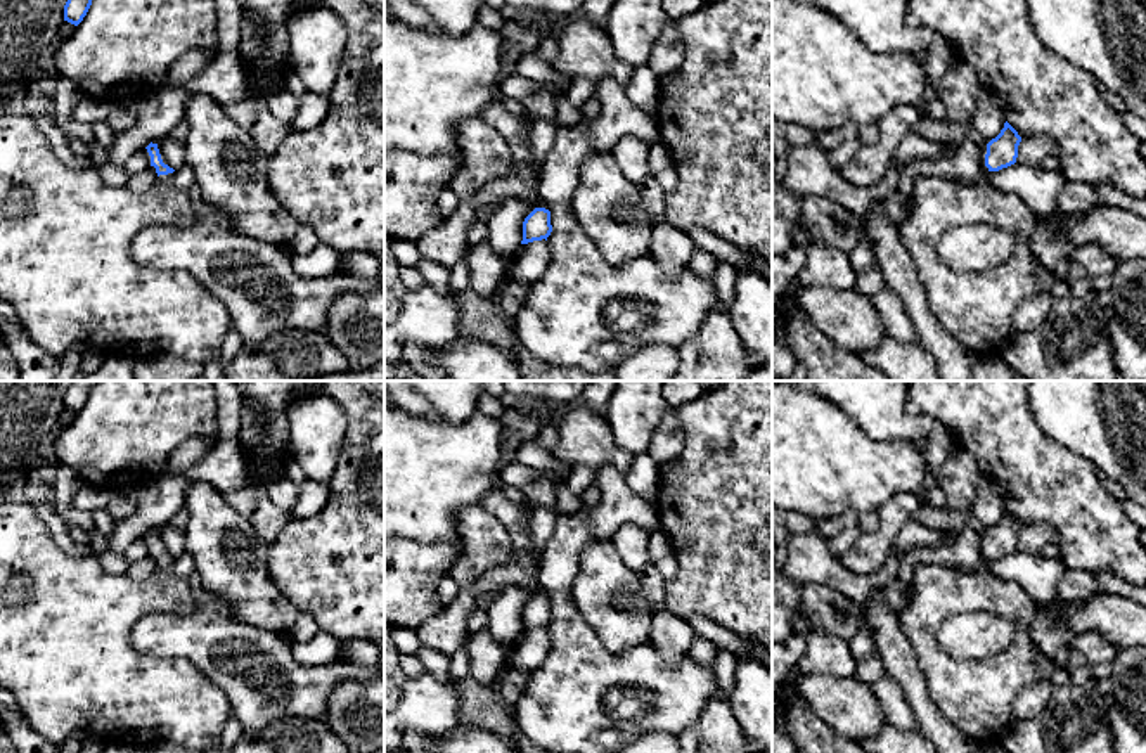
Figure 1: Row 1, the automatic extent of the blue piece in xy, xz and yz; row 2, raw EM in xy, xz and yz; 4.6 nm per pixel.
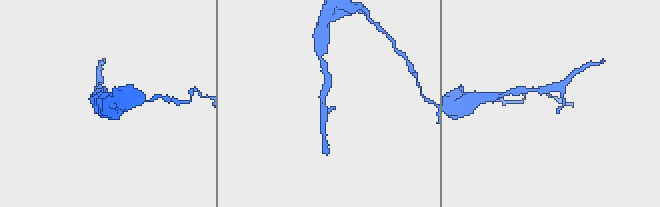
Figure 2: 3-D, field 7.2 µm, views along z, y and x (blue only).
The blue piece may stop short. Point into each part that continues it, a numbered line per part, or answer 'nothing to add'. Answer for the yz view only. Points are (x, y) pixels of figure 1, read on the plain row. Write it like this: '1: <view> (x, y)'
nothing to add

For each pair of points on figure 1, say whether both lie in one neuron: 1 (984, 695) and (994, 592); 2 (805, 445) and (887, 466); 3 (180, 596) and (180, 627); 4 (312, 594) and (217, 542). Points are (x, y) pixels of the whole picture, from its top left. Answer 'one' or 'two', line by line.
1: one
2: one
3: two
4: two

